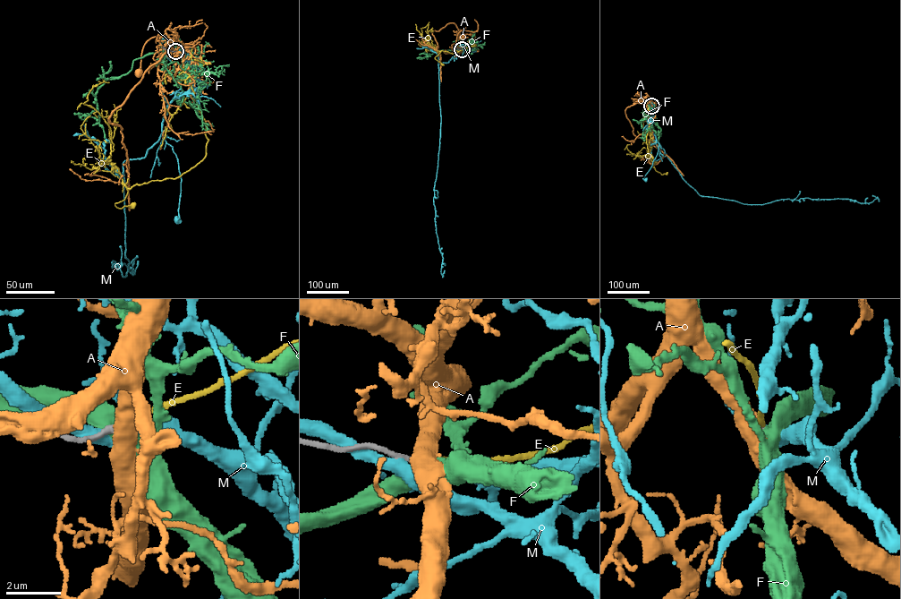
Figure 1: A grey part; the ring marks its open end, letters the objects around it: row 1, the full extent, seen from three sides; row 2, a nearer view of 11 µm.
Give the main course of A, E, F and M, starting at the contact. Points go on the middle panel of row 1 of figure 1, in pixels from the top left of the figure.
A: (462, 49), (462, 46), (453, 52), (445, 51)
E: (462, 49), (472, 47), (468, 44), (470, 47), (475, 45), (454, 54), (439, 51), (435, 58), (442, 64)
F: (462, 49), (435, 51), (426, 57), (430, 56)
M: (461, 49), (470, 49), (462, 47), (455, 56), (463, 55), (462, 43)

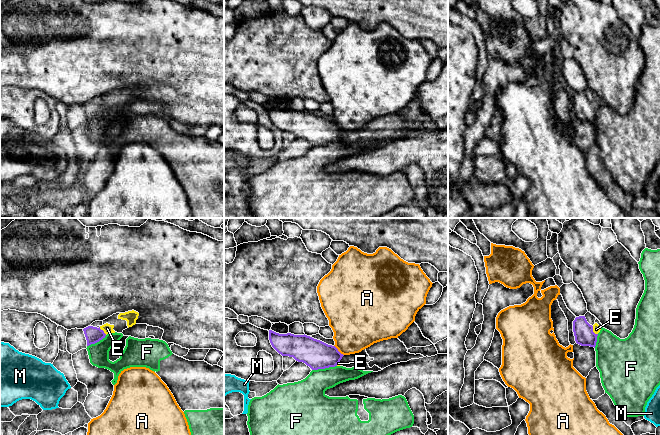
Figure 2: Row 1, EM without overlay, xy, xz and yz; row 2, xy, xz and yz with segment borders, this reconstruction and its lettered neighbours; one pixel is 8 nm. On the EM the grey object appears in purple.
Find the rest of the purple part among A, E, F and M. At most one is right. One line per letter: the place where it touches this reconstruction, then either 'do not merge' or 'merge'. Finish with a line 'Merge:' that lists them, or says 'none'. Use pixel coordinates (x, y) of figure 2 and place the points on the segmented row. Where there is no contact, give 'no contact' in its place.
A: xz (337, 350) | do not merge
E: yz (592, 331) | merge
F: xz (324, 368) | do not merge
M: no contact | do not merge
Merge: E

